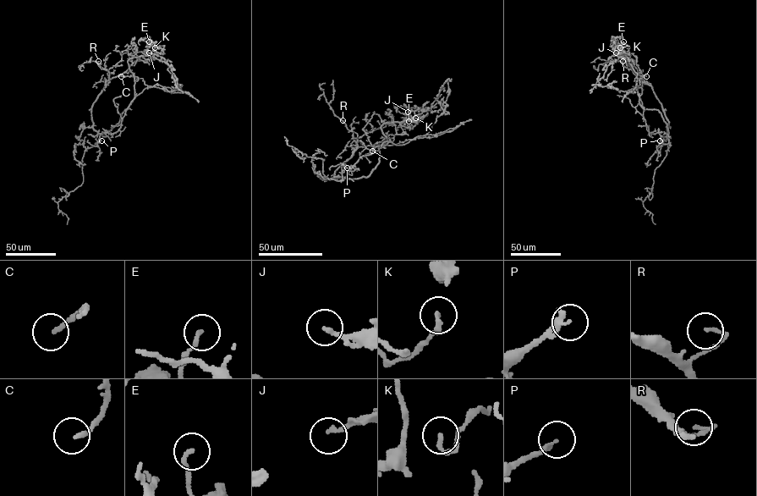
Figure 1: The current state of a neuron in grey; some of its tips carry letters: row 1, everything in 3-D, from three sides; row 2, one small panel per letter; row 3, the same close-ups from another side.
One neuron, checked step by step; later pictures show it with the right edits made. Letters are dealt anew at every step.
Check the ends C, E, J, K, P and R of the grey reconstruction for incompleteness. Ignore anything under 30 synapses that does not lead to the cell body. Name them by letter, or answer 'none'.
none

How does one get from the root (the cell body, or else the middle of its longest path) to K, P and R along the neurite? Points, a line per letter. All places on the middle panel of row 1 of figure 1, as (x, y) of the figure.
K: (336, 170), (358, 147), (372, 146), (390, 135), (401, 134), (401, 123), (408, 116), (413, 119), (415, 118)
P: (336, 170), (335, 177), (343, 179), (342, 171), (347, 168)
R: (336, 170), (357, 147), (357, 134), (348, 129), (342, 120)

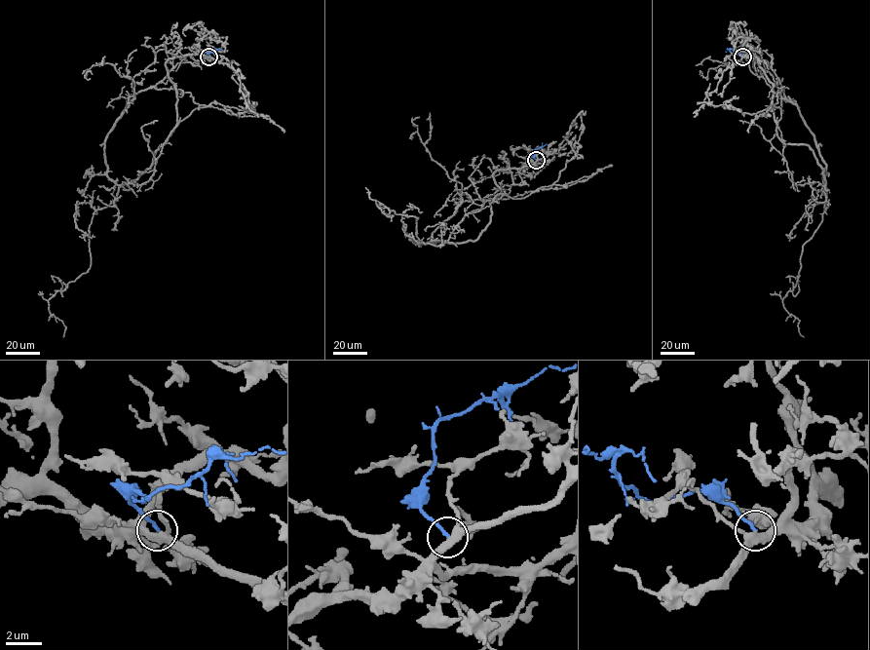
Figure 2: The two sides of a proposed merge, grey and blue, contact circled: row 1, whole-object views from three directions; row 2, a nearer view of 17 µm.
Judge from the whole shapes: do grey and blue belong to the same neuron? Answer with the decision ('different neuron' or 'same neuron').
different neuron

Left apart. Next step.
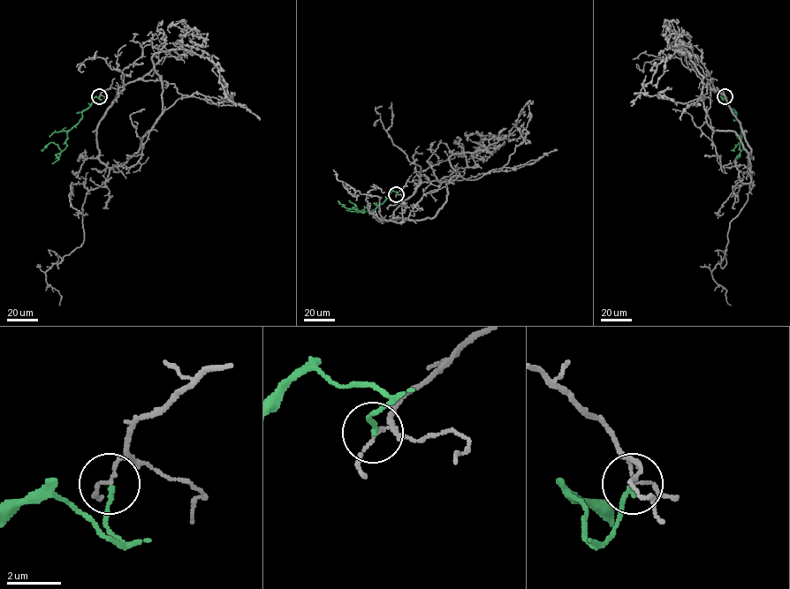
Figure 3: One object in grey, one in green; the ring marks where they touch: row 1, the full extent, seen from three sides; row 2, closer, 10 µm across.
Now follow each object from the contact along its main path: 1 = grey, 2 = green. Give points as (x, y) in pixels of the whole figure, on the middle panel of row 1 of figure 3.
1: (396, 194), (417, 185), (394, 211), (399, 222), (382, 216), (381, 197), (342, 181), (355, 200)
2: (396, 194), (392, 191), (374, 209), (362, 213), (345, 207), (338, 200)

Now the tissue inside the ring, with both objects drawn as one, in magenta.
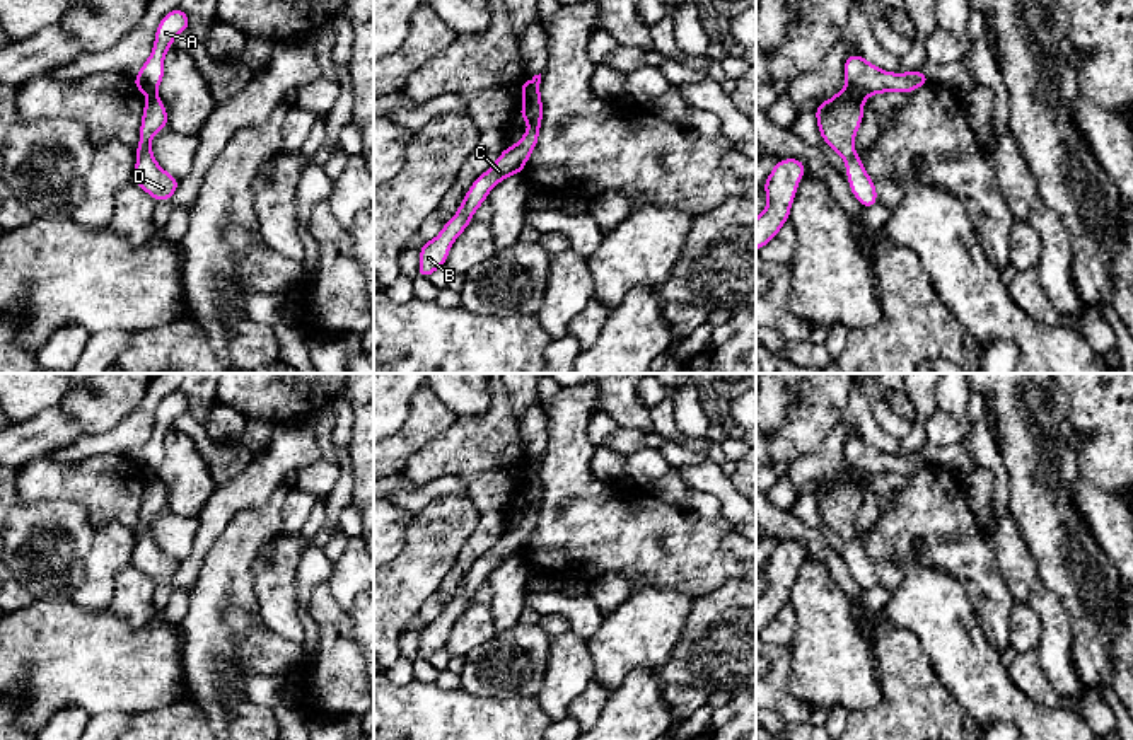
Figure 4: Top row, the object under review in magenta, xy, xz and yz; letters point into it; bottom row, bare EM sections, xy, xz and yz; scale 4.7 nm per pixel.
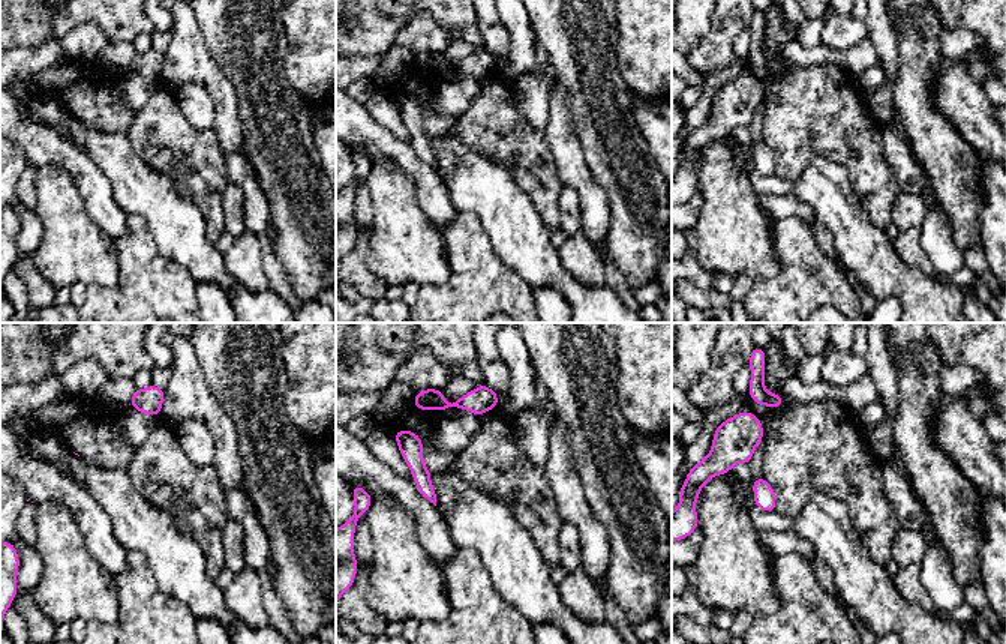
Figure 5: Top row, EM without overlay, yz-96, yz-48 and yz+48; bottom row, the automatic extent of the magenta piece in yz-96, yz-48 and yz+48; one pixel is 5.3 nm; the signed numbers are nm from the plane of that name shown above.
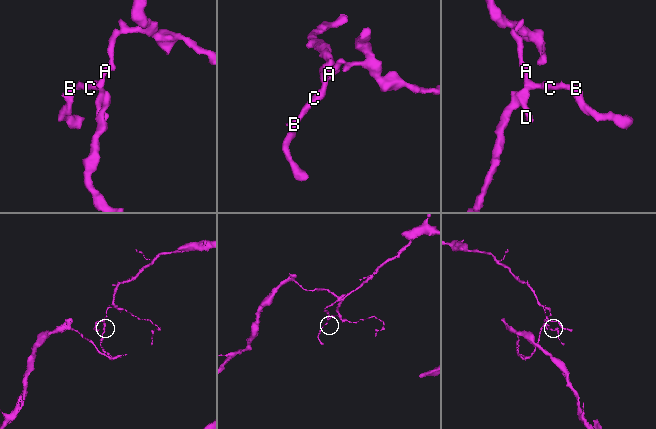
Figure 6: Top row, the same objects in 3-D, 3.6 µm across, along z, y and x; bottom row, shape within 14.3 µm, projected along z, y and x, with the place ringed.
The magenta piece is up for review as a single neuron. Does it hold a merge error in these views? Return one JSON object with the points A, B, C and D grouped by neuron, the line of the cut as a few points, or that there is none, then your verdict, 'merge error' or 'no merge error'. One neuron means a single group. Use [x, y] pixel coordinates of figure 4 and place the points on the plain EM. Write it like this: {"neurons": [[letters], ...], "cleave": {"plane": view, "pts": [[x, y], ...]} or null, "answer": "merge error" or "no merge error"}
{"neurons": [["A", "B", "C"], ["D"]], "cleave": {"plane": "yz", "pts": [[847, 468], [864, 481]]}, "answer": "merge error"}

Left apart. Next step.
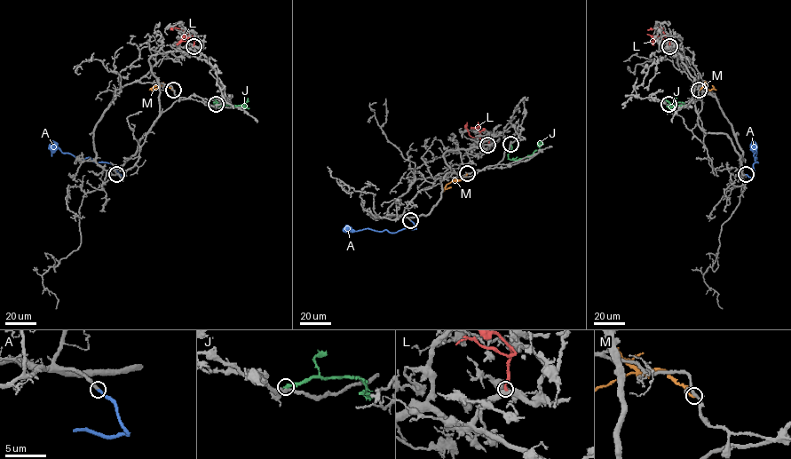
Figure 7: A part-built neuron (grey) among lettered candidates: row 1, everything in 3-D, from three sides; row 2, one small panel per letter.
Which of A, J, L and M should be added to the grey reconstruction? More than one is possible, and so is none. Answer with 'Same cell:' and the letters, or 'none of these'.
Same cell: A

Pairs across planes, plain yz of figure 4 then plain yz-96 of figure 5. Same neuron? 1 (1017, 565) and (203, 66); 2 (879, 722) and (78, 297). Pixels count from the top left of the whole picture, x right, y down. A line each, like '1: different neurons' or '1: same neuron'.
1: same neuron
2: different neurons

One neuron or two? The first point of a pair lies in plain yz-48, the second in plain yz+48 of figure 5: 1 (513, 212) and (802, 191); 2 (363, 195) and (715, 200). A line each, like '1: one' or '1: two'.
1: one
2: two

